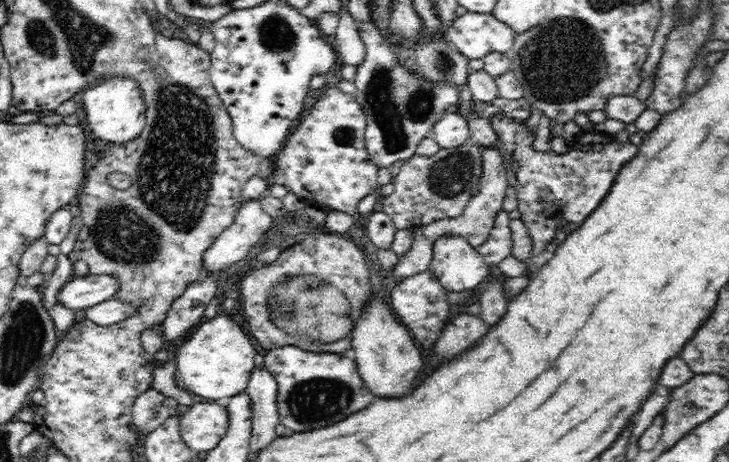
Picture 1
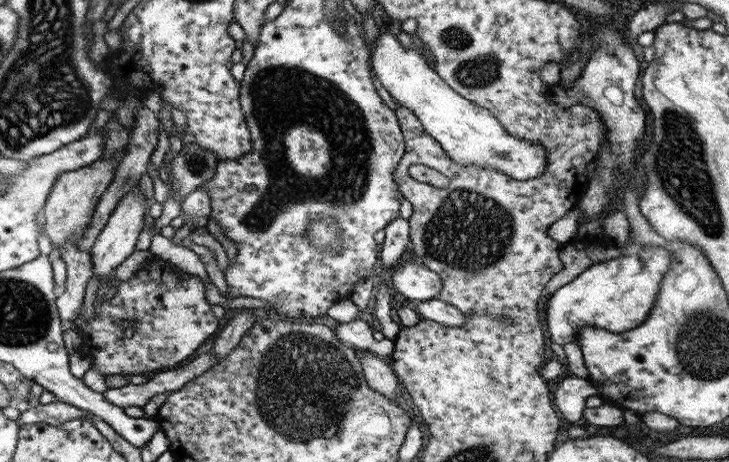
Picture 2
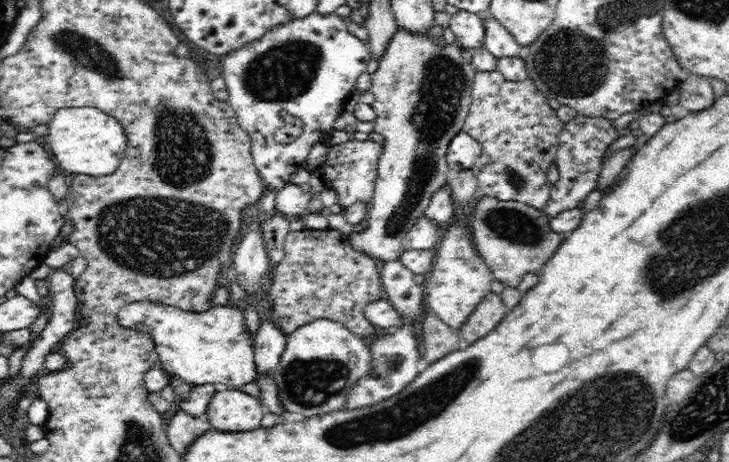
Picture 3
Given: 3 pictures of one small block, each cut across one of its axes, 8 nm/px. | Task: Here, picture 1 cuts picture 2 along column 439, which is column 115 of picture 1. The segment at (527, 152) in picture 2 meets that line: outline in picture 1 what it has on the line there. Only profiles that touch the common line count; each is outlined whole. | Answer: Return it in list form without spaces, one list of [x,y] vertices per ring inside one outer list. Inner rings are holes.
[[[114,76],[88,87],[82,94],[82,106],[88,119],[88,128],[105,144],[124,144],[140,136],[146,122],[146,104],[138,83],[132,77]]]

